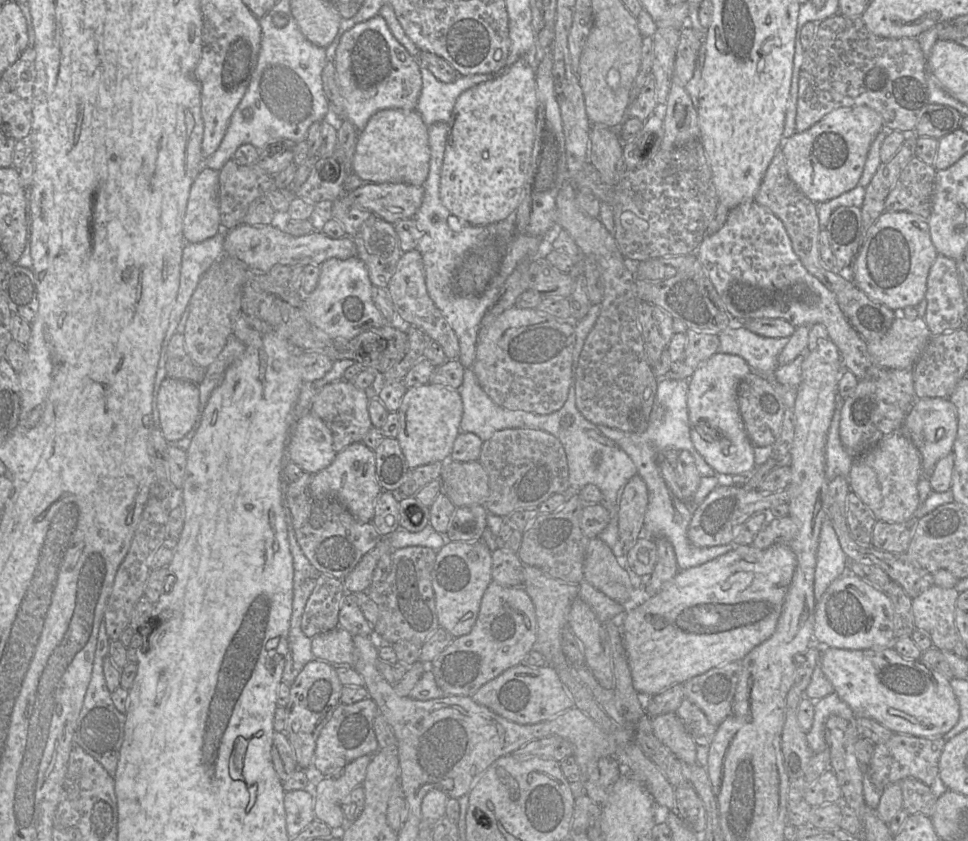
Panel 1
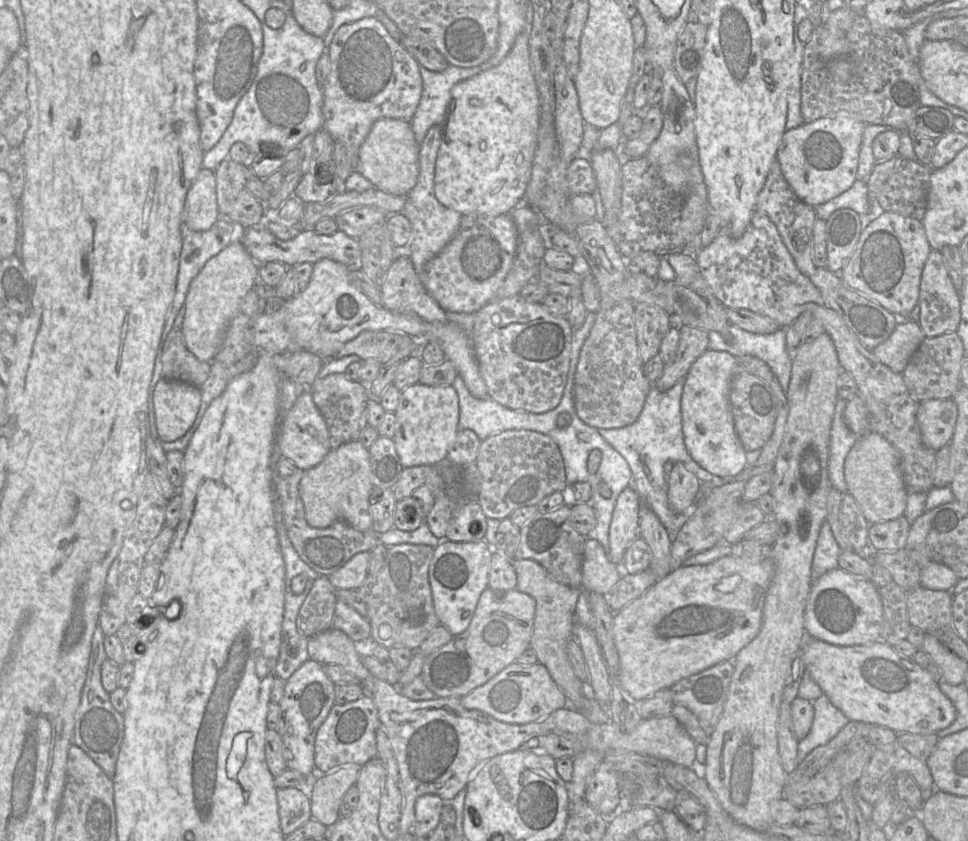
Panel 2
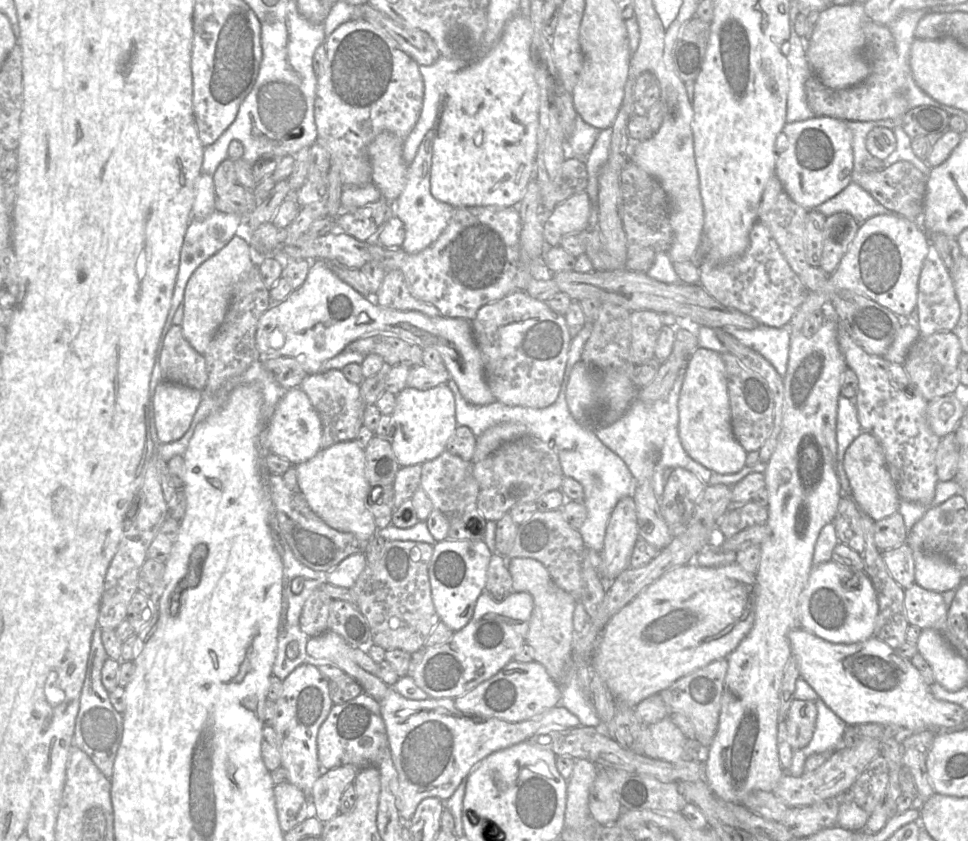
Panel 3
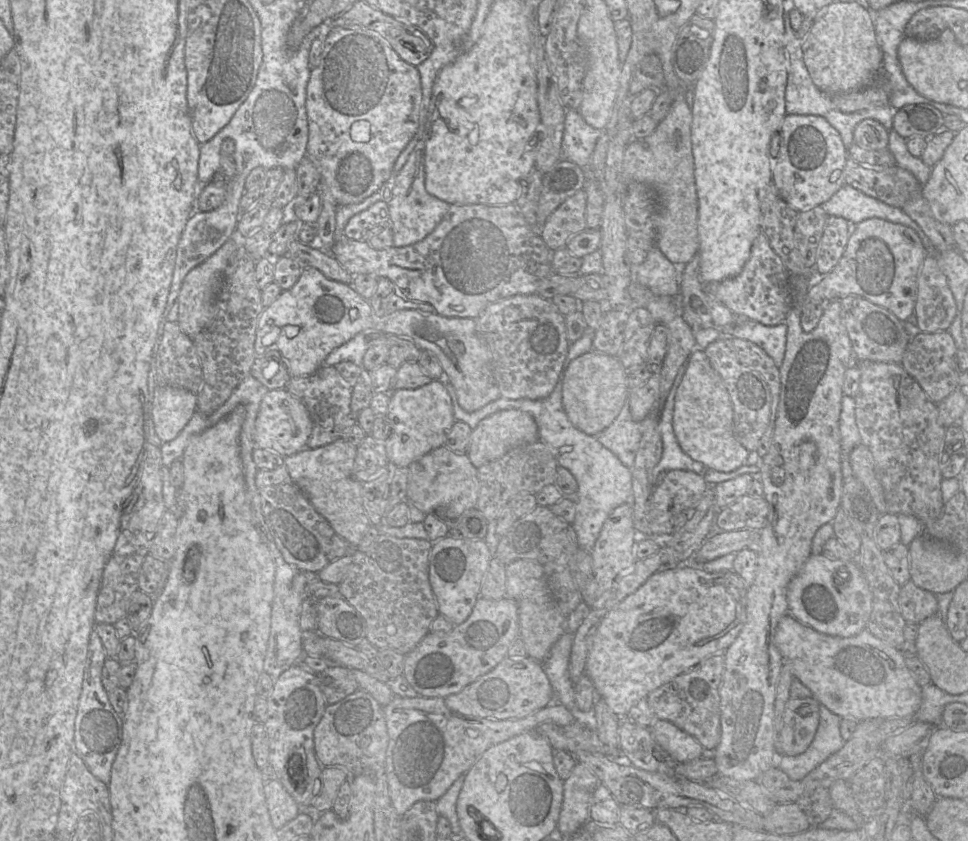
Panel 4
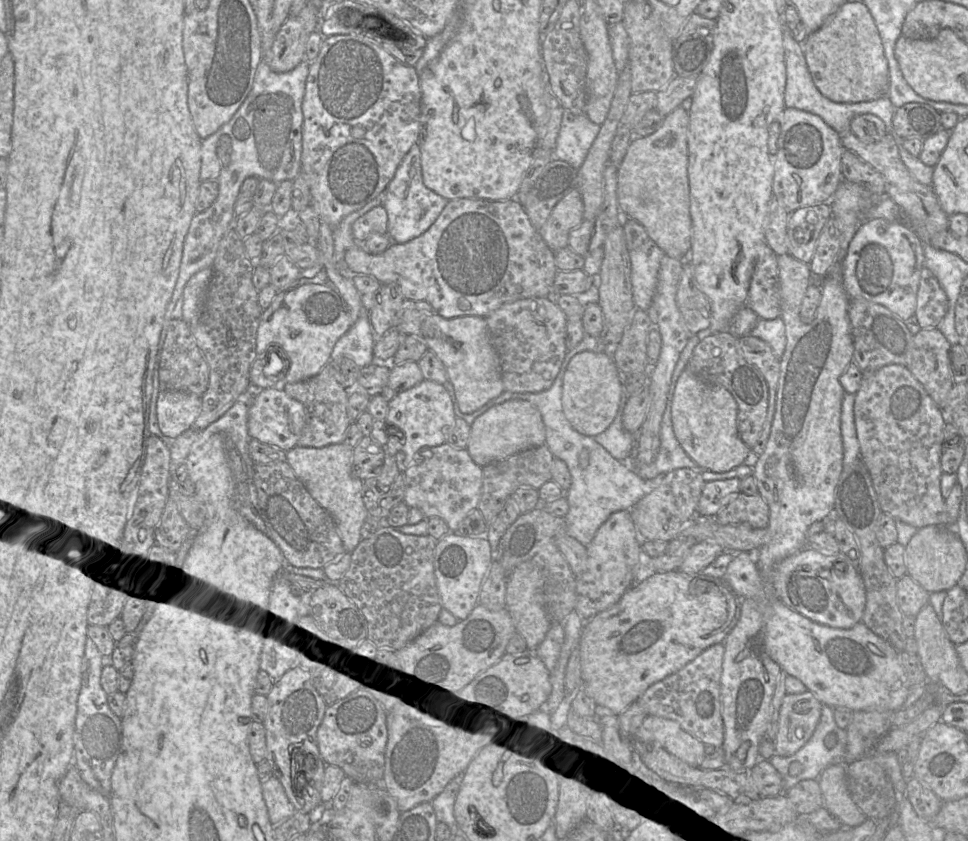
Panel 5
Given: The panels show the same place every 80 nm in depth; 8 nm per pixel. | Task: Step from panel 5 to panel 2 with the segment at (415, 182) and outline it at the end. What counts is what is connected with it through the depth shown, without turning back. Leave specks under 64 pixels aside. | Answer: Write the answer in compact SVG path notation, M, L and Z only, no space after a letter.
M438 125L432 126L422 143L419 150L419 175L416 185L406 195L406 203L401 212L408 218L412 236L408 247L404 250L409 253L414 269L419 274L424 265L449 243L454 237L460 226L461 214L445 207L435 197L434 176L435 163L440 146L440 130Z

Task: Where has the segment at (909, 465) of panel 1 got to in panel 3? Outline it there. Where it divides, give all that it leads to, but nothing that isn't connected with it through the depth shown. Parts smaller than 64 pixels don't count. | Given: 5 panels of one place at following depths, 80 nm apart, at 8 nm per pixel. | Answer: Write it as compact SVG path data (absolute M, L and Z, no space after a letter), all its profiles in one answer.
M862 432L844 455L844 470L849 480L851 497L861 512L879 521L898 512L901 499L886 465L884 450L876 437Z

